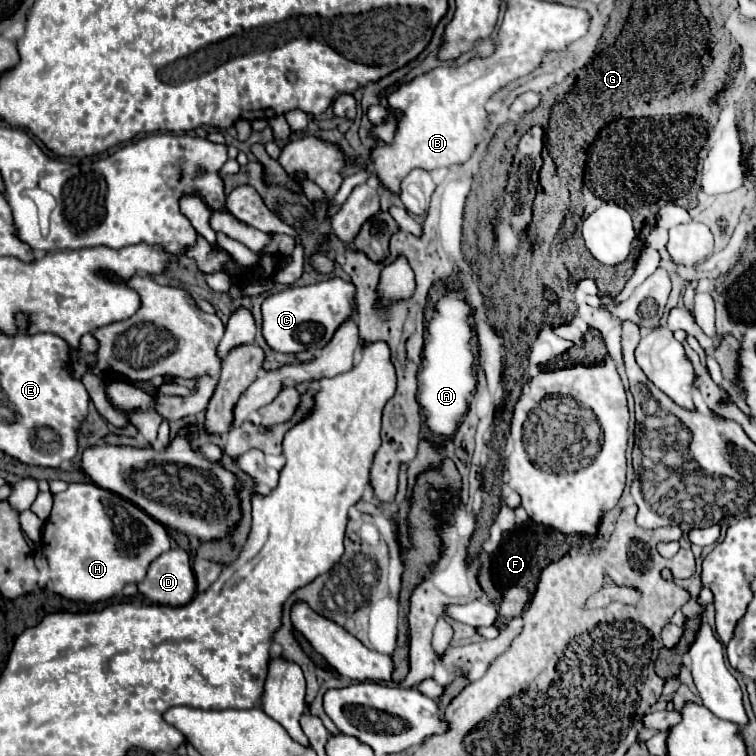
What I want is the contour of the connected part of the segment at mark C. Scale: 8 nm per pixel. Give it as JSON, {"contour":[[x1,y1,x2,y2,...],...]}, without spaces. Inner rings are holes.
{"contour":[[339,278,319,282,303,288,287,288,277,294,269,294,263,300,263,336,267,344,283,354,297,354,305,350,321,350,337,330,341,322,351,316,351,300,355,296,355,288,351,282,343,282]]}

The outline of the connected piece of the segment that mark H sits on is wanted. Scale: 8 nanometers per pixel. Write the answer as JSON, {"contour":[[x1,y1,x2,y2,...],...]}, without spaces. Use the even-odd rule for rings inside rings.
{"contour":[[91,482,69,484,65,492,55,494,51,516,45,522,43,554,51,568,51,588,69,600,113,598,123,586,139,584,147,566,169,548,171,538,163,524,129,500],[125,538,133,538,133,546,125,544]]}

